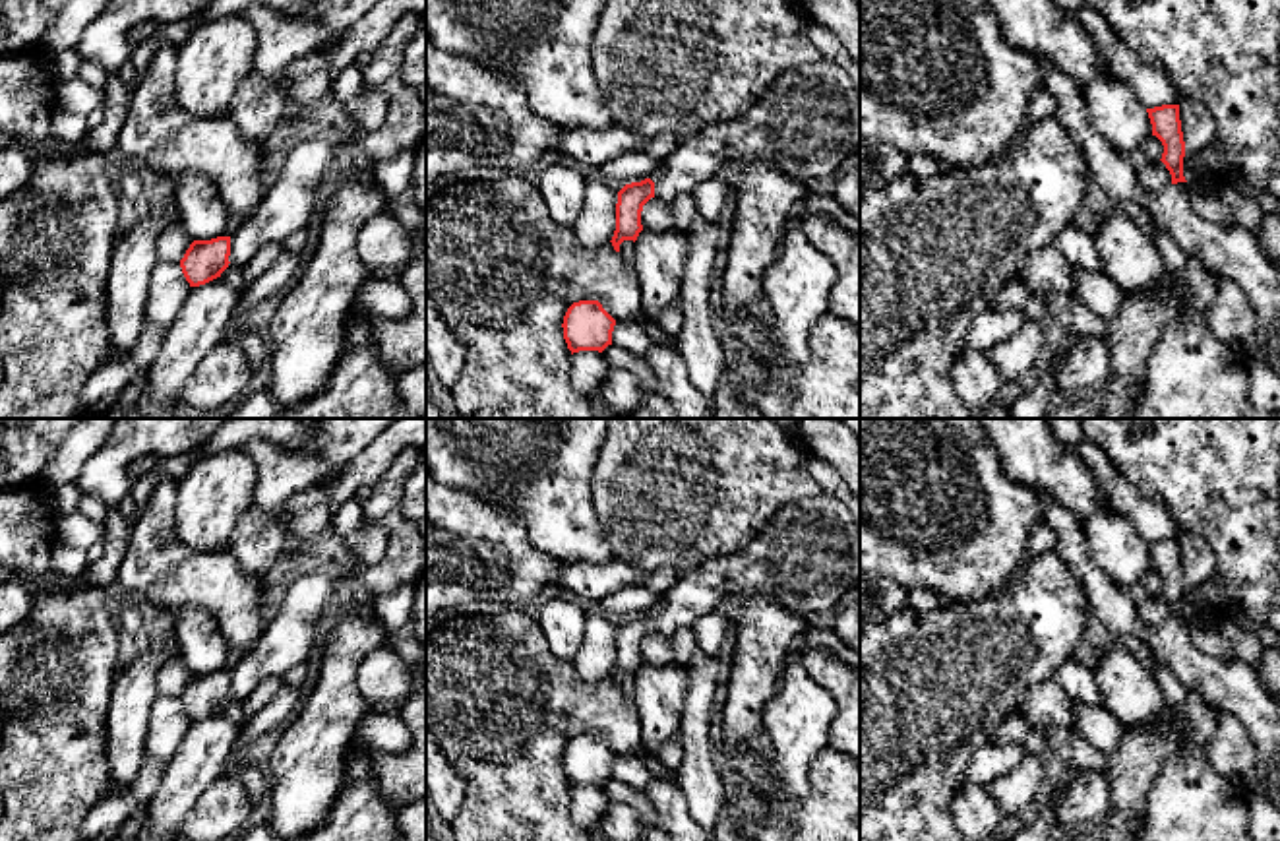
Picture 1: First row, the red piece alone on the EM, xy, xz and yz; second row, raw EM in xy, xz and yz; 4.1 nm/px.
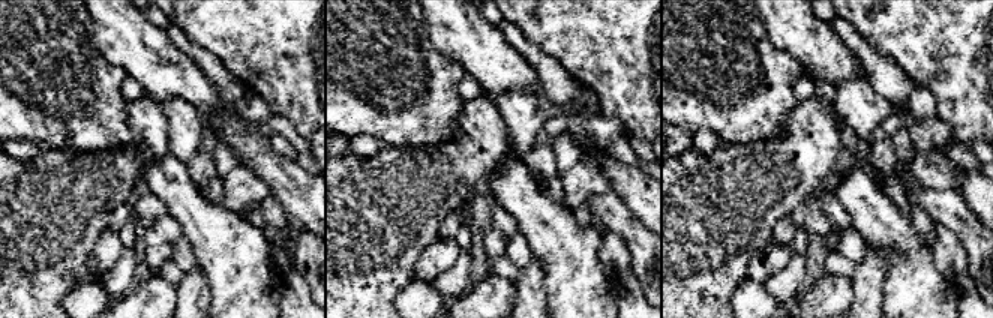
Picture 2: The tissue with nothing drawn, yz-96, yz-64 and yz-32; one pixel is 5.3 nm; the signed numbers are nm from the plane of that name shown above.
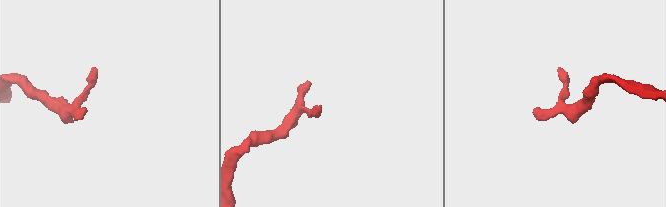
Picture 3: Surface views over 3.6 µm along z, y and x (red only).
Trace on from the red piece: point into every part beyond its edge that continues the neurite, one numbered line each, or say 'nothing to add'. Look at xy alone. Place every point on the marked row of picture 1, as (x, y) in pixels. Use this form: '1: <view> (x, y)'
1: xy (233, 276)

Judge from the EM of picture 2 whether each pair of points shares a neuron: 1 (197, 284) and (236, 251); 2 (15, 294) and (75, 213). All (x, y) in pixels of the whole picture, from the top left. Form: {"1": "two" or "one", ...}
{"1": "two", "2": "one"}

